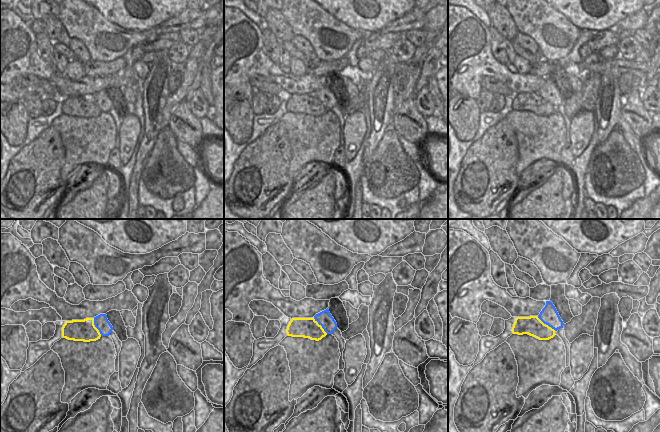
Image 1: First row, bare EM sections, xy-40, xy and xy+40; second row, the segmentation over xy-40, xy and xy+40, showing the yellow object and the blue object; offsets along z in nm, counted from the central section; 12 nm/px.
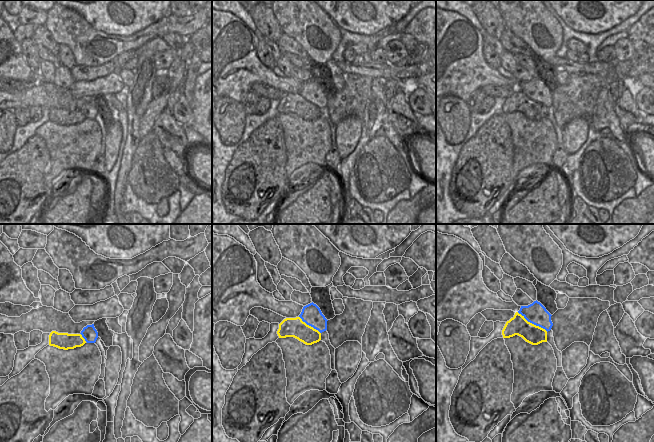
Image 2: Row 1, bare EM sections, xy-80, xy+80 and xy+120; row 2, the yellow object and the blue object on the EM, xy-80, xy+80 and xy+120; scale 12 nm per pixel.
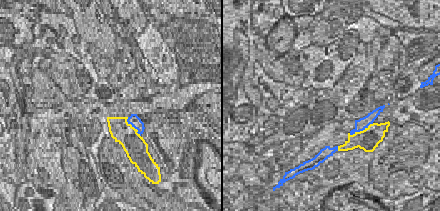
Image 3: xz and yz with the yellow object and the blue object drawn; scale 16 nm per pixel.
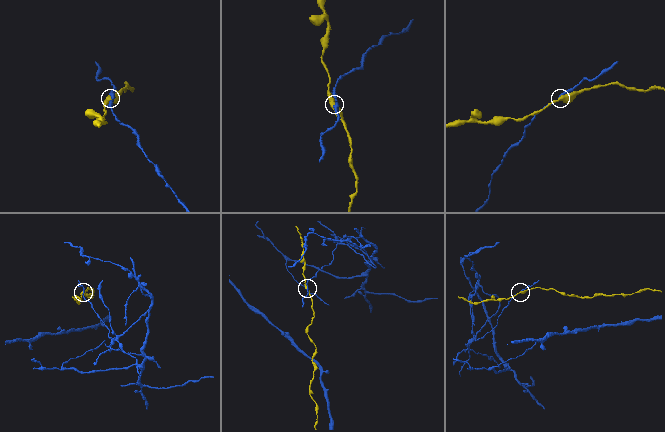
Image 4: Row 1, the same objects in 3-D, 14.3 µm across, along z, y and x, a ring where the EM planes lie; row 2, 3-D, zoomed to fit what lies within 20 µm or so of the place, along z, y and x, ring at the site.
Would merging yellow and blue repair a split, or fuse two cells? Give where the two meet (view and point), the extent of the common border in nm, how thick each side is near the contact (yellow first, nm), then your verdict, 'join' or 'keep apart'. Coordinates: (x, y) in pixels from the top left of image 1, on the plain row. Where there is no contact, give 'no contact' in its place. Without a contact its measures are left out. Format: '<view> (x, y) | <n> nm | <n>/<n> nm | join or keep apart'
xy+40 (545, 100) | 280 nm | 240/220 nm | keep apart

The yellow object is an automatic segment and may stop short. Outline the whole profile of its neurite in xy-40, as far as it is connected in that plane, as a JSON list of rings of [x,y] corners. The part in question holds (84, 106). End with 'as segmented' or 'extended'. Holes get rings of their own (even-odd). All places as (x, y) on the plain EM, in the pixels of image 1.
[[[94,94],[66,97],[62,103],[62,113],[74,117],[96,117],[101,110],[94,101]]]; as segmented

